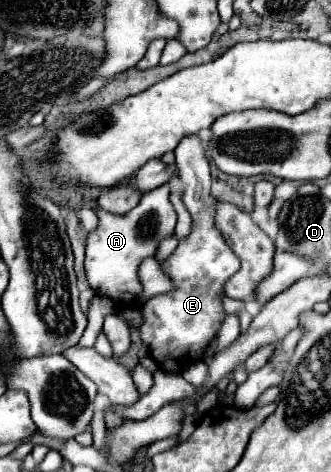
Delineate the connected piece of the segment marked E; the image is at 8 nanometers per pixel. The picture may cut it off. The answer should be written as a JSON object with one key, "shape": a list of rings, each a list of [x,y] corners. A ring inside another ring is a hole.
{"shape":[[[186,136],[174,150],[178,176],[184,182],[184,206],[192,216],[190,234],[178,244],[176,252],[168,260],[162,260],[160,266],[174,282],[174,290],[150,298],[142,306],[142,324],[138,328],[142,344],[148,348],[148,354],[158,362],[166,372],[184,372],[188,366],[204,360],[204,352],[210,346],[210,340],[218,334],[226,312],[222,306],[224,280],[236,274],[240,268],[238,256],[224,242],[220,232],[216,232],[212,204],[216,200],[210,194],[210,166],[200,148],[198,136]]]}

